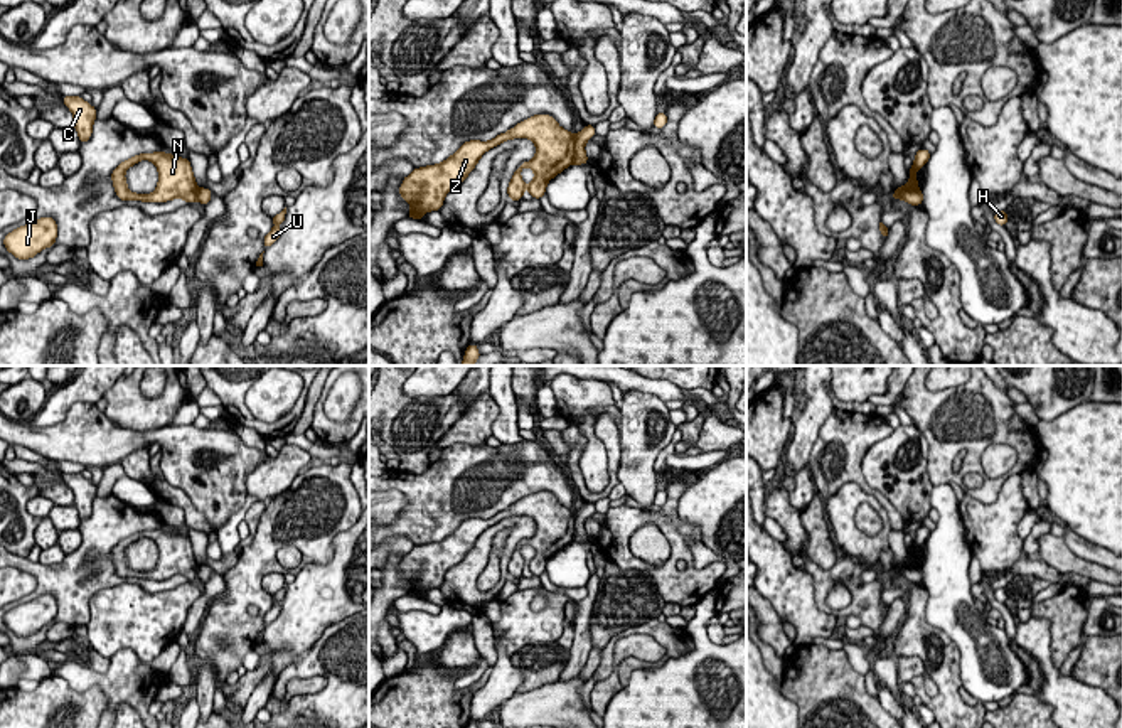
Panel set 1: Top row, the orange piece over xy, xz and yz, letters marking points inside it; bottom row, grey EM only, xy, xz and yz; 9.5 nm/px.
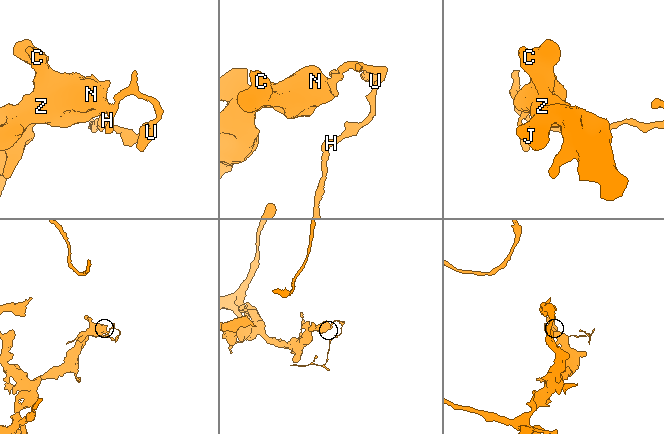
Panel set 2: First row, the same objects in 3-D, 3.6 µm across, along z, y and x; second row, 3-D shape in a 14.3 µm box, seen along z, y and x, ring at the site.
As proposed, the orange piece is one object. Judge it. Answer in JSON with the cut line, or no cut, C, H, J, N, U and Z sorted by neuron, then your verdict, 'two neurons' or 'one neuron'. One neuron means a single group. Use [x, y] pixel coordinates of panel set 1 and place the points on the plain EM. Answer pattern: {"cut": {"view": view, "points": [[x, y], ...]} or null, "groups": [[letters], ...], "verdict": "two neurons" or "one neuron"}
{"cut": {"view": "xz", "points": [[575, 513], [575, 535], [571, 540]]}, "groups": [["C", "J", "N", "Z"], ["H", "U"]], "verdict": "two neurons"}

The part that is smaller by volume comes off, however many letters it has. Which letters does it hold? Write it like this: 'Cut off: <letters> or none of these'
Cut off: H, U

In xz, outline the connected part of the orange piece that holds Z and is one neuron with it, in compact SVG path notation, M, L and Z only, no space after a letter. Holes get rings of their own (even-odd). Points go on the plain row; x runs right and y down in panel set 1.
M534 492L494 517L465 519L441 541L414 546L399 565L399 573L411 583L408 595L421 598L425 590L440 588L445 573L467 556L485 529L512 516L529 516L536 522L536 533L516 546L507 565L510 578L521 578L526 566L531 575L541 576L548 559L573 541L574 512L551 492ZM524 544L536 551L529 563L521 554Z

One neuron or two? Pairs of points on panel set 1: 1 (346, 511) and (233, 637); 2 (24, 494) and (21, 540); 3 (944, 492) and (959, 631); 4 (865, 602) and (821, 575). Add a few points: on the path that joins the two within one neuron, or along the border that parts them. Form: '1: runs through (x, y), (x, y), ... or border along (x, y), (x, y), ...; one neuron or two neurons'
1: runs through (304, 516), (299, 516), (251, 565), (240, 595); one neuron
2: runs through (19, 506), (19, 528); one neuron
3: runs through (949, 526), (949, 597); one neuron
4: runs through (860, 590), (844, 575), (833, 575); one neuron

